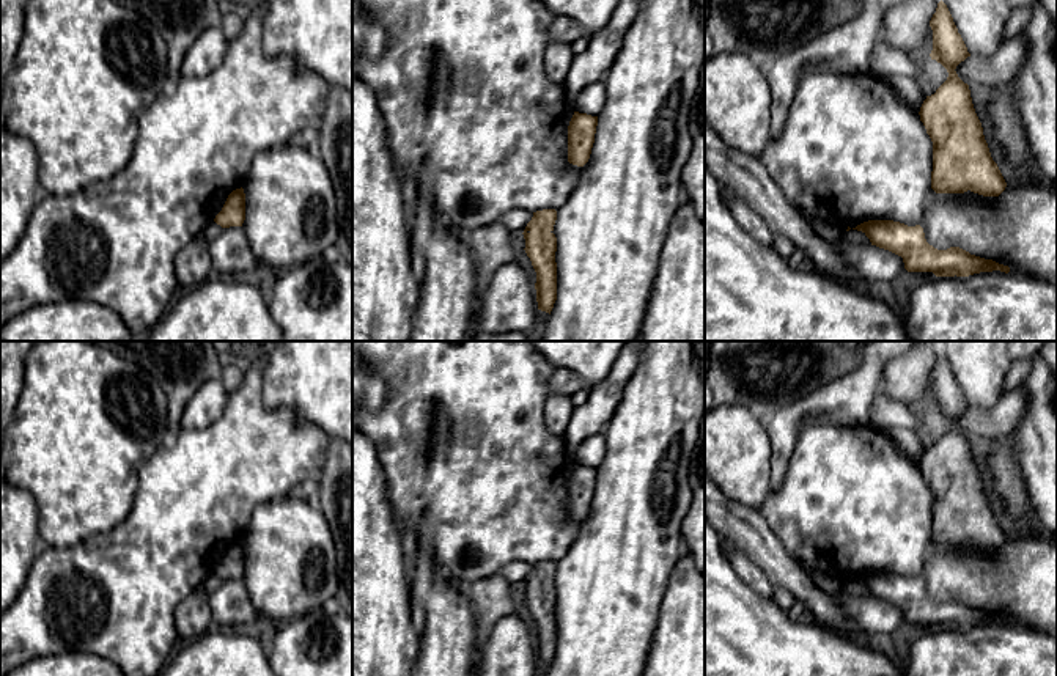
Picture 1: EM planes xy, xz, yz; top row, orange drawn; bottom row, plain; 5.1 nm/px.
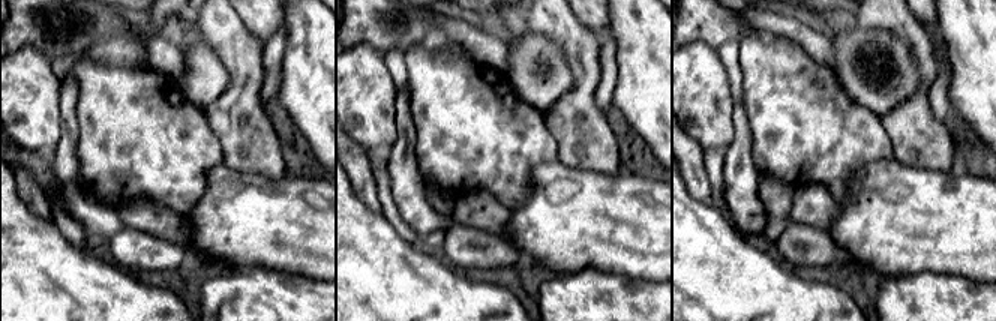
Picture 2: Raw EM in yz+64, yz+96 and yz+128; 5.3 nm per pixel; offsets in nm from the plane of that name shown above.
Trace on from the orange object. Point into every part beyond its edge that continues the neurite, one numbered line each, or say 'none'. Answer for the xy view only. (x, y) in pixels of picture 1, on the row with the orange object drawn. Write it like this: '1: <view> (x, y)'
none

